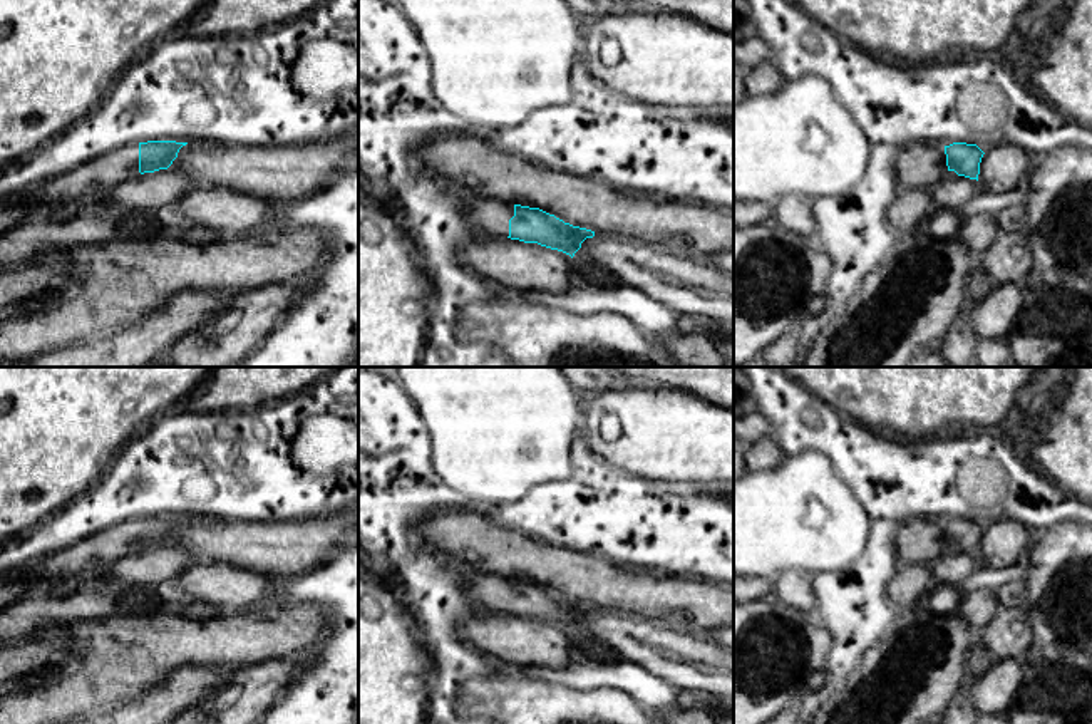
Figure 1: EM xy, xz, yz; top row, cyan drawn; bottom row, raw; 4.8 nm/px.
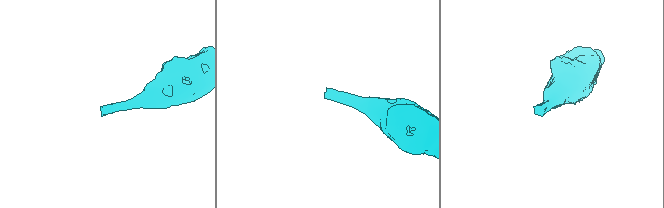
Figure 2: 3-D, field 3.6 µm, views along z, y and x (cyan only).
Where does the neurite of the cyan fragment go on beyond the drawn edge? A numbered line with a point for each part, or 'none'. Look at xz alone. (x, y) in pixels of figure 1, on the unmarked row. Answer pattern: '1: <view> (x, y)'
1: xz (489, 590)

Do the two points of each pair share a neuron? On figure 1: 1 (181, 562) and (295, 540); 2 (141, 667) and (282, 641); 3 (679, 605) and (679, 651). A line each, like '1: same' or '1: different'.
1: different
2: same
3: different

